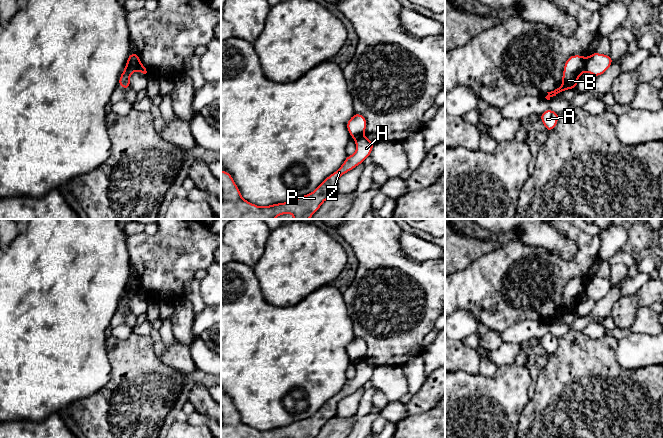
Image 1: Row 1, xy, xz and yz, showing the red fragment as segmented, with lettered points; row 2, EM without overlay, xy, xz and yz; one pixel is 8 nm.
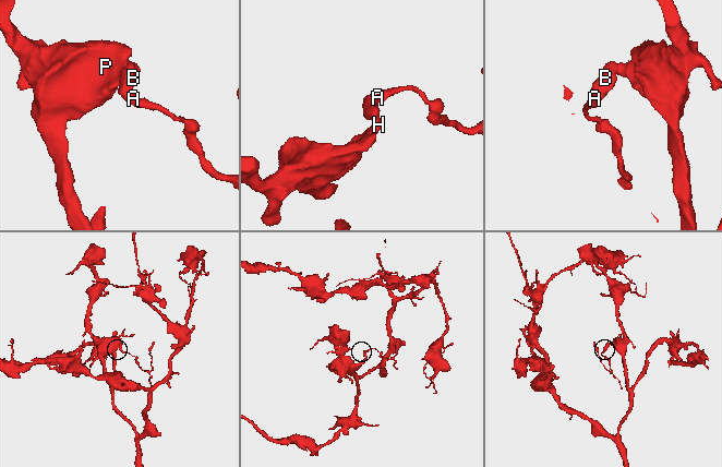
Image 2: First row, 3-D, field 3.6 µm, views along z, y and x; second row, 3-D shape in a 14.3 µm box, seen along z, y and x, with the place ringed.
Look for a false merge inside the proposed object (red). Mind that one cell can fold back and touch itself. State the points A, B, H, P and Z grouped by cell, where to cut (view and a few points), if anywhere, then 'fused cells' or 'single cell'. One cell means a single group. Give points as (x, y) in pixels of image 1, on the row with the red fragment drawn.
A B / H P Z; cut in yz along (587, 59), (584, 70); fused cells

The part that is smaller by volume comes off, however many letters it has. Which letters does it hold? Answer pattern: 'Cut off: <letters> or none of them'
Cut off: A, B

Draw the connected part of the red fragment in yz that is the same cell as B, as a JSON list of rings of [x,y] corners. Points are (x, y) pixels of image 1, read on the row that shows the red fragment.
[[[571,55],[565,62],[562,82],[563,85],[555,88],[551,92],[547,92],[545,97],[550,100],[551,97],[562,93],[565,90],[576,89],[580,75],[585,71],[586,57],[582,55]]]

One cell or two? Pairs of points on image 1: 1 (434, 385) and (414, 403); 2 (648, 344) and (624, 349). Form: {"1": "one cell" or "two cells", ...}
{"1": "one cell", "2": "one cell"}

